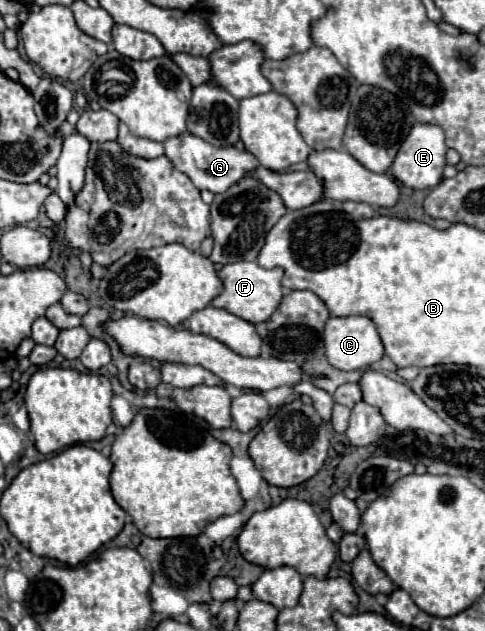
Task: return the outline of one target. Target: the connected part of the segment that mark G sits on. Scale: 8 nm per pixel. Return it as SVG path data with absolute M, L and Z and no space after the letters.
M188 131L178 135L178 137L166 139L164 141L164 149L166 149L166 157L174 163L174 167L178 171L186 173L190 177L190 181L198 189L208 189L212 193L228 191L234 183L238 183L242 177L254 173L260 167L258 159L250 151L246 151L246 149L238 149L234 145L216 147L216 145L204 141L202 137L188 133Z

